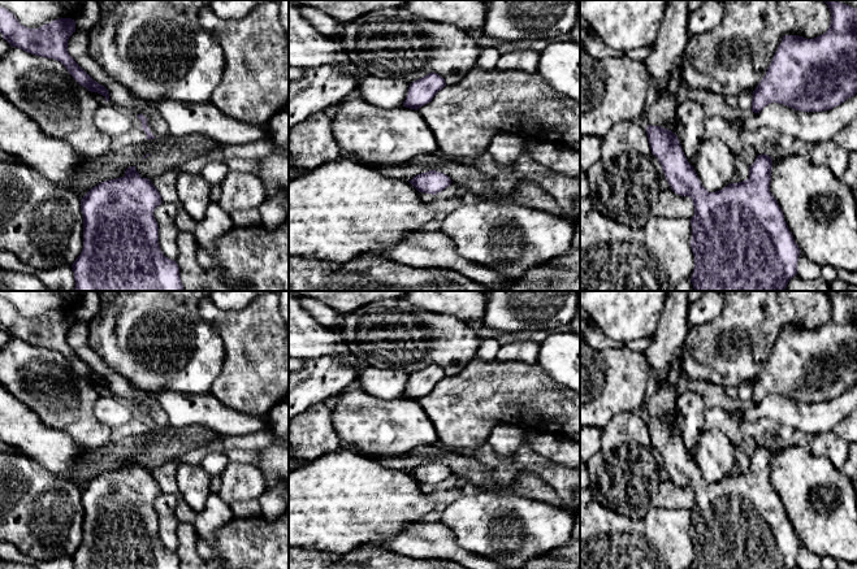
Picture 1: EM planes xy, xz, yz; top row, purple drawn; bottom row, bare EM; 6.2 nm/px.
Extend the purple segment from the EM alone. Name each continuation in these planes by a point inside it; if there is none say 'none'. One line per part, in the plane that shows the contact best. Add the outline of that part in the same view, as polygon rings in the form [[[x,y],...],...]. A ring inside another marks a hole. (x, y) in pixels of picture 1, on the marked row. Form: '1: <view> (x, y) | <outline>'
none

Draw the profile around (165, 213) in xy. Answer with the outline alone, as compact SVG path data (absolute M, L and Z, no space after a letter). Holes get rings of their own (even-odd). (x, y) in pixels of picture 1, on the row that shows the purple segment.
M161 203L153 210L159 226L159 246L165 257L176 260L178 256L177 238L179 230L176 226L177 205L173 203Z

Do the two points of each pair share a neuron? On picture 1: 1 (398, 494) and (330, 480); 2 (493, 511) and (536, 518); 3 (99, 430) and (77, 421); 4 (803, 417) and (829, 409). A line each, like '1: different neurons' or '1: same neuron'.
1: same neuron
2: same neuron
3: same neuron
4: same neuron

